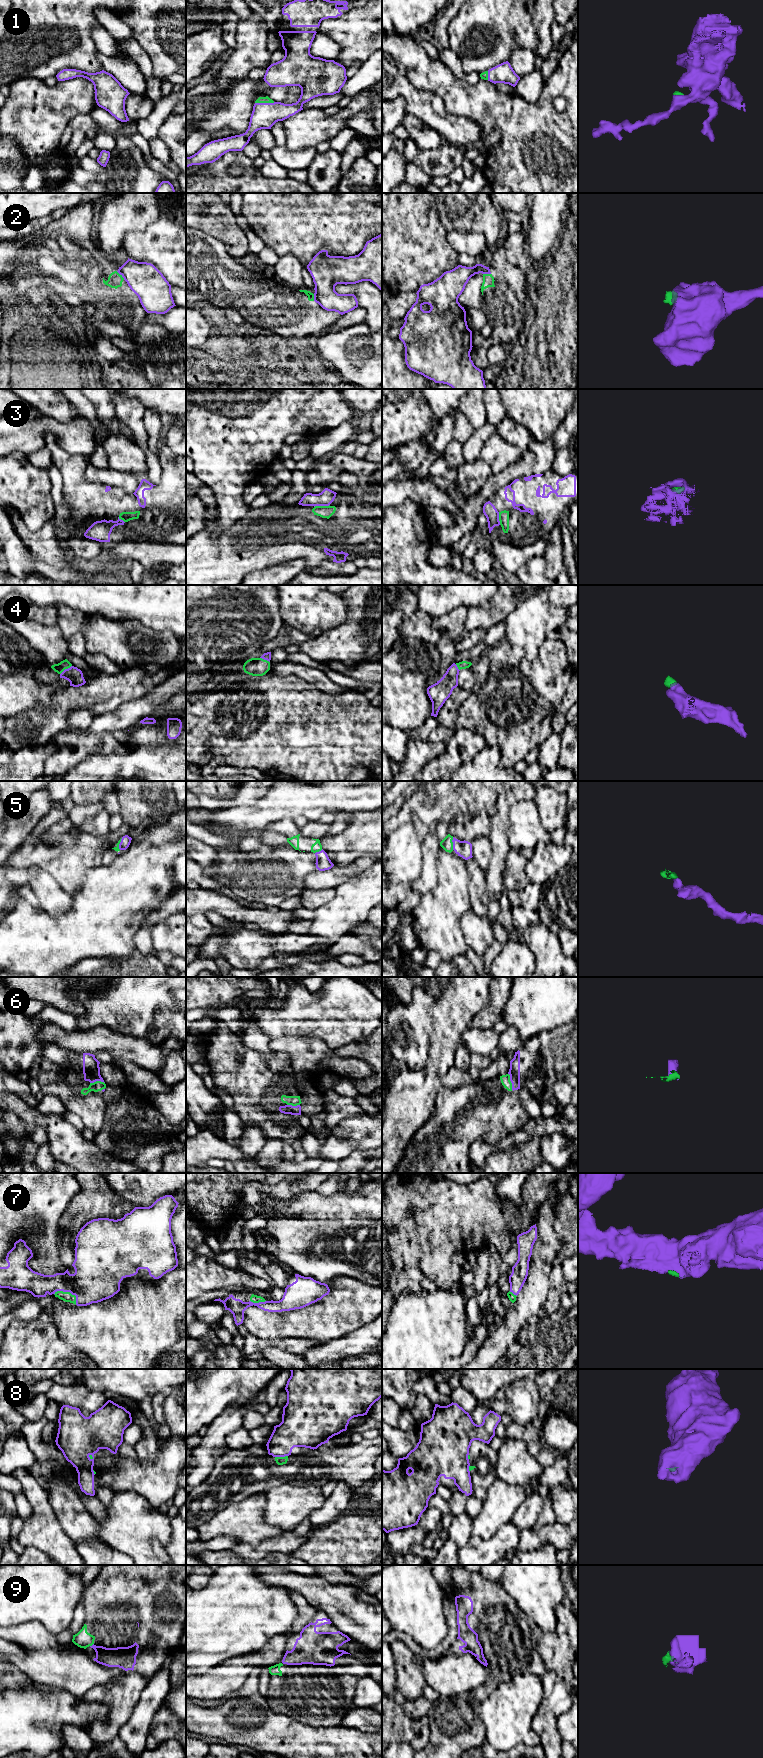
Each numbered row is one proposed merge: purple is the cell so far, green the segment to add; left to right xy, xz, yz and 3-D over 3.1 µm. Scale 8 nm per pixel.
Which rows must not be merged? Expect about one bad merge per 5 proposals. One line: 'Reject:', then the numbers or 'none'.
Reject: 2, 8

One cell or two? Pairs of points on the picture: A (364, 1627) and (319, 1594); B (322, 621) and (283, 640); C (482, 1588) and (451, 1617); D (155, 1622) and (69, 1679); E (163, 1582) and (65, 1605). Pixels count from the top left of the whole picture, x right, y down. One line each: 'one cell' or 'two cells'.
A: one cell
B: two cells
C: one cell
D: two cells
E: two cells

